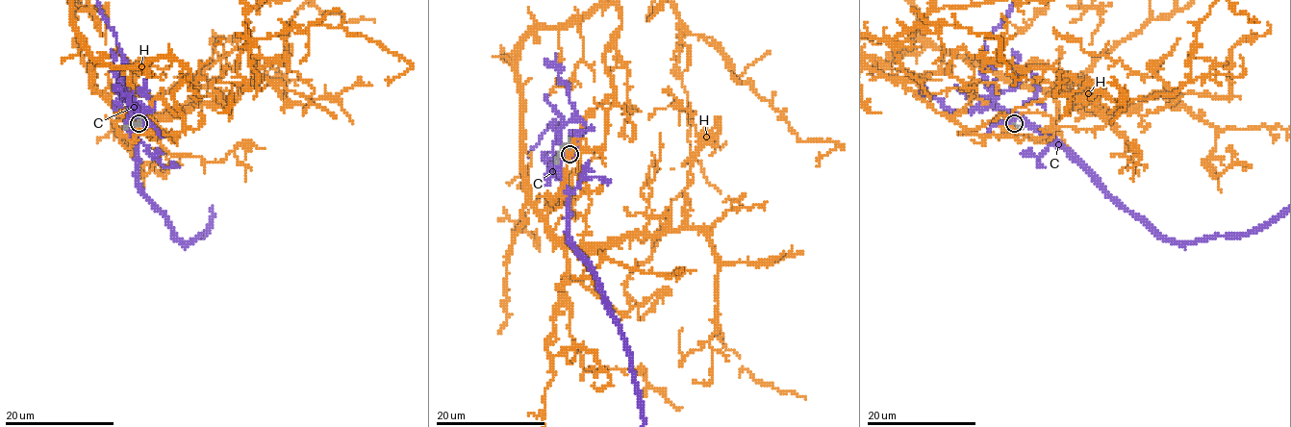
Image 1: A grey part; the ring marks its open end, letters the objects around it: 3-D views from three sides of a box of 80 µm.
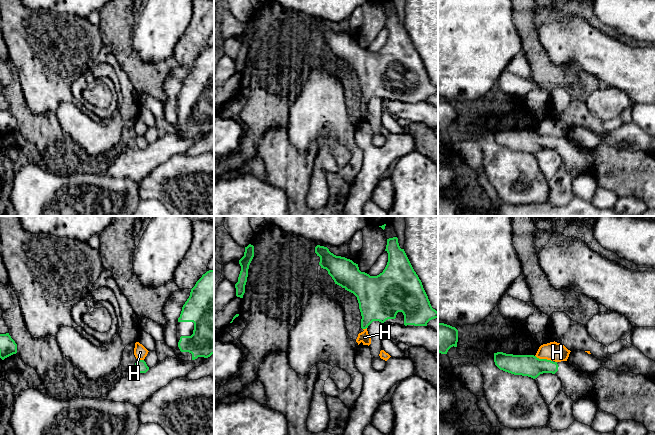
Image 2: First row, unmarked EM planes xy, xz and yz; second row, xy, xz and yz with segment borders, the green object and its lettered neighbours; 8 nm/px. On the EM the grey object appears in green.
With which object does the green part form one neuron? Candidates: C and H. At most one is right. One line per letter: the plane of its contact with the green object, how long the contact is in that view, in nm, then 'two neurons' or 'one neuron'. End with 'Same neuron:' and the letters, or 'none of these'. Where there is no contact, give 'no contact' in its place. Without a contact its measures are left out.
C: no contact | two neurons
H: yz | 140 nm | two neurons
Same neuron: none of these

